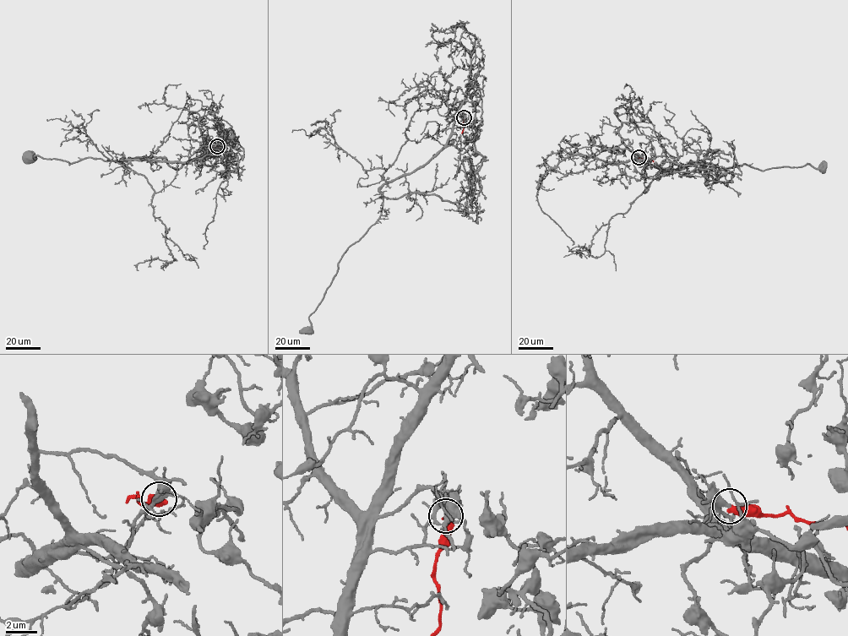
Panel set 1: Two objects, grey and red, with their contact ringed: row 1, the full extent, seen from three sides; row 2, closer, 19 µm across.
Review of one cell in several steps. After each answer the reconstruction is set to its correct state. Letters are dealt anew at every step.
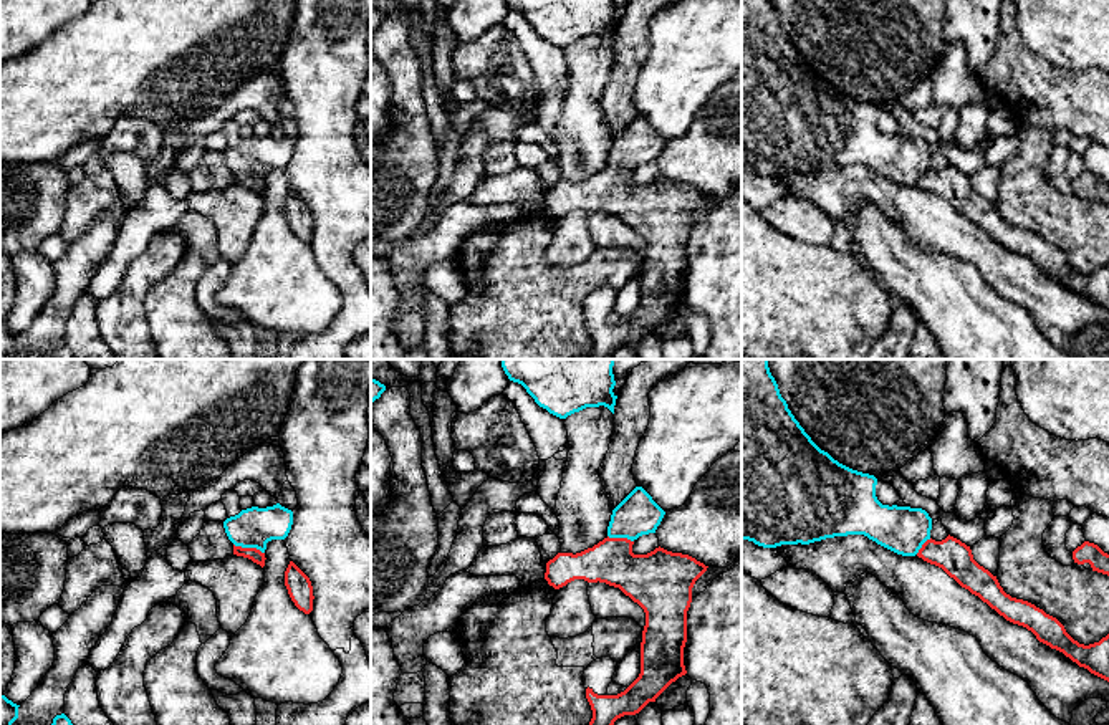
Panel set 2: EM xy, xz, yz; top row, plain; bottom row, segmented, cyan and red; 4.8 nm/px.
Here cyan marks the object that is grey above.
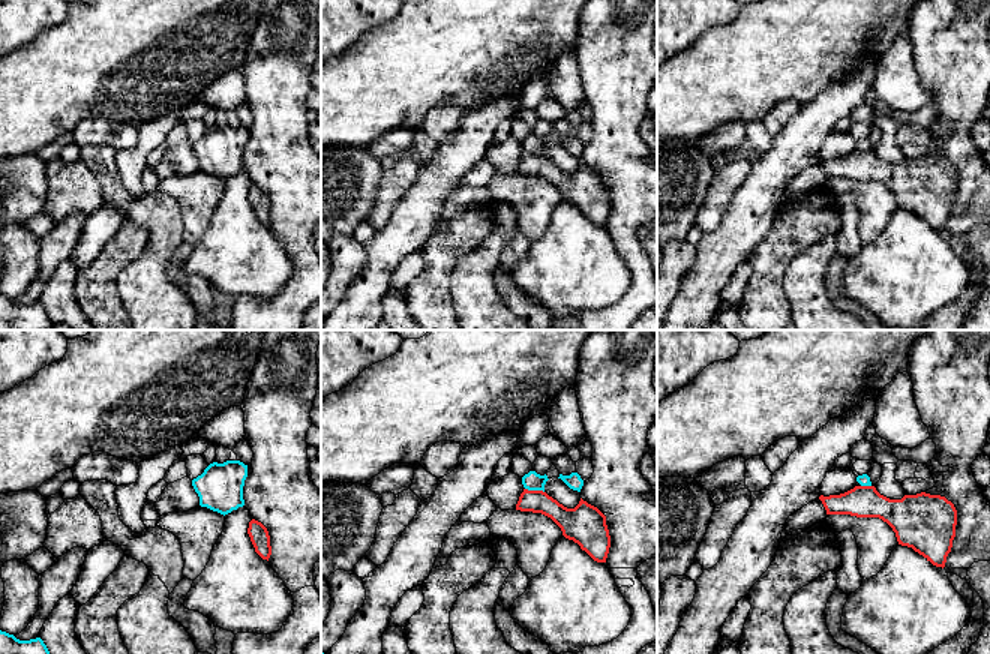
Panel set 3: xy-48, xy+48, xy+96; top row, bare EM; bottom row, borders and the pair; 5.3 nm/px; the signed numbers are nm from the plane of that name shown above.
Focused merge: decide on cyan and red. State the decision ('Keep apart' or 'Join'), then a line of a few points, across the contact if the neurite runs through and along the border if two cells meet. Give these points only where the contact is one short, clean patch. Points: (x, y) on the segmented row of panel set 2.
Keep apart. Line: xy (234, 543), (244, 548), (259, 548), (264, 553)

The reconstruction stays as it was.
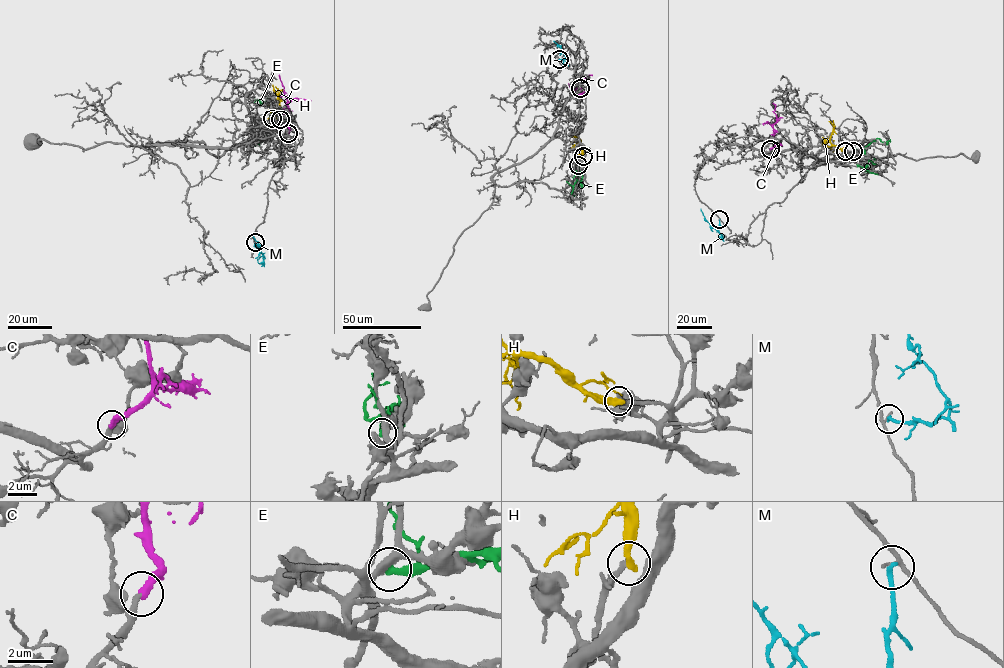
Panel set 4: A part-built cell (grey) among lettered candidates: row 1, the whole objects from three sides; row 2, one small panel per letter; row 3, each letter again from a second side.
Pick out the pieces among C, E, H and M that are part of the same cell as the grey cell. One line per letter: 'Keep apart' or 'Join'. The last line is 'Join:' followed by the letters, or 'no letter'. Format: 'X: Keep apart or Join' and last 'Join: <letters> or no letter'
C: Join
E: Keep apart
H: Keep apart
M: Keep apart
Join: C

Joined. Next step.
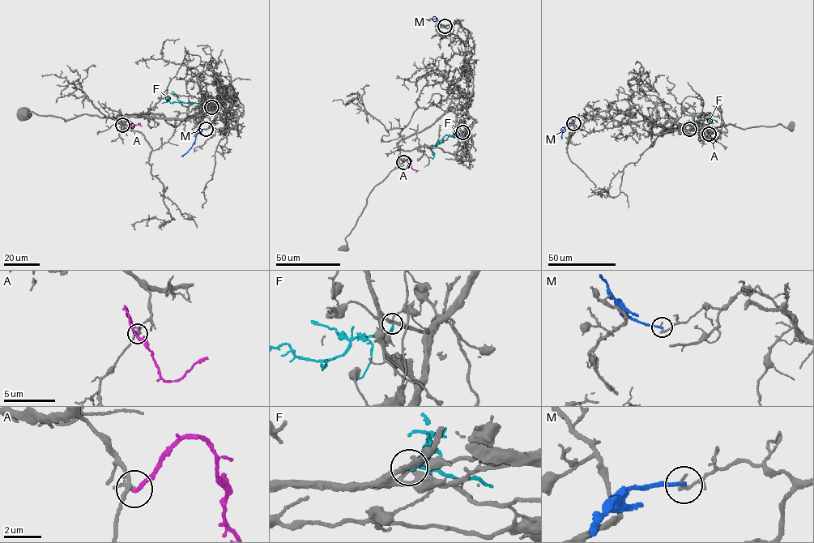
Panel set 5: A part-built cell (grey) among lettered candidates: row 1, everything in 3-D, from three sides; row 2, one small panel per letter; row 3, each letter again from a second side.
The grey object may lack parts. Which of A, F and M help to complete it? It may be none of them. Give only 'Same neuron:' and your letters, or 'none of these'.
Same neuron: none of these

